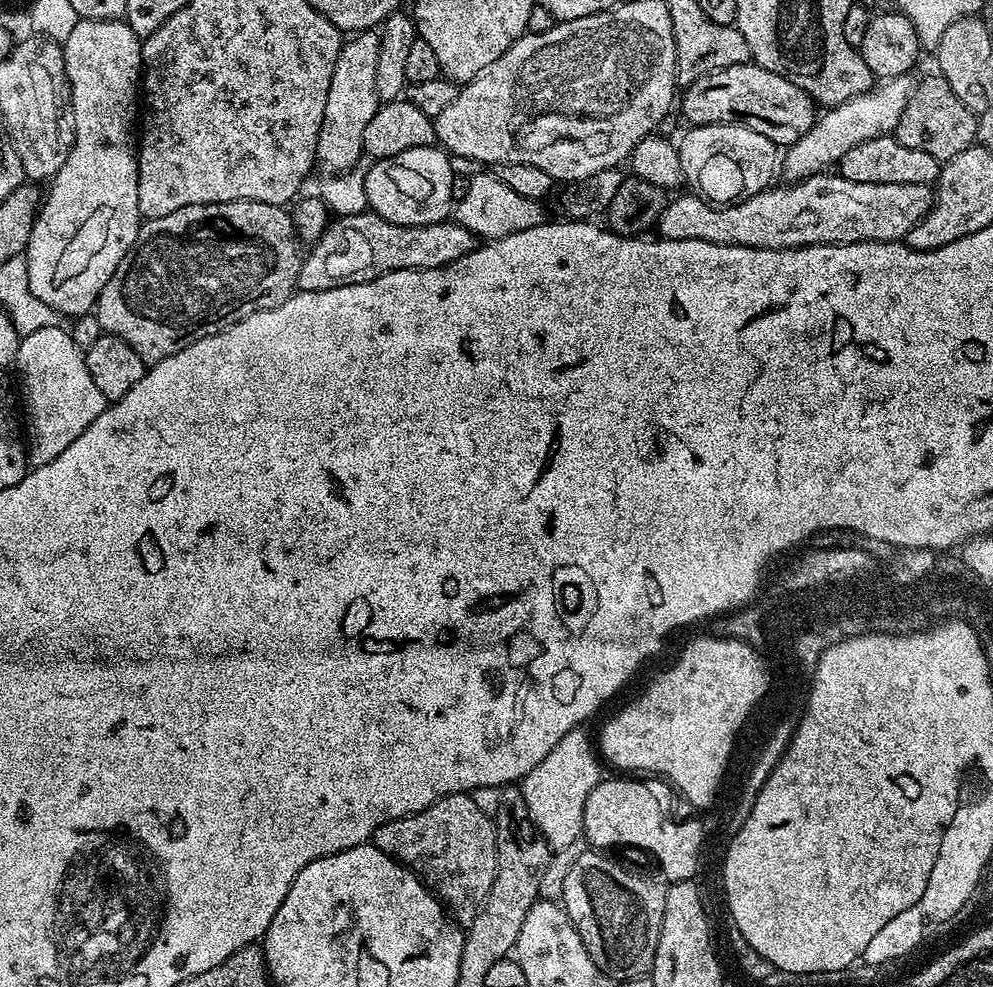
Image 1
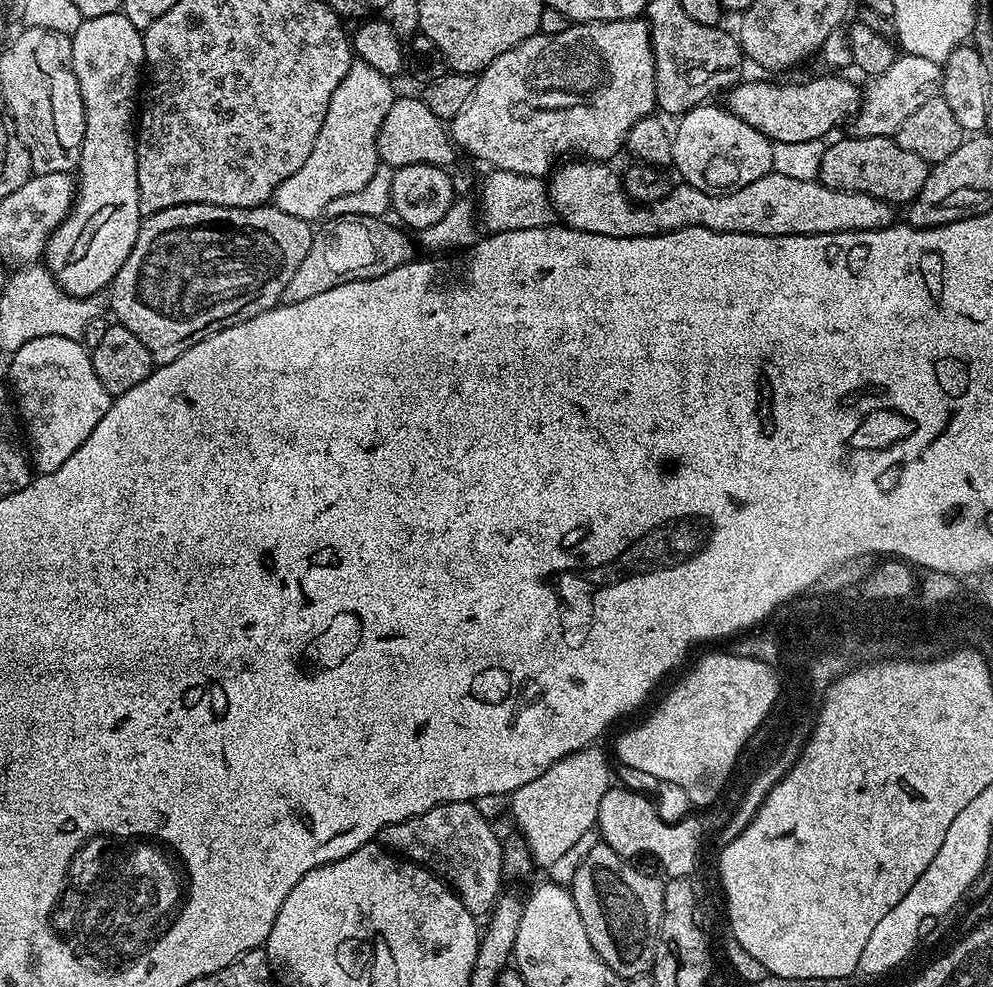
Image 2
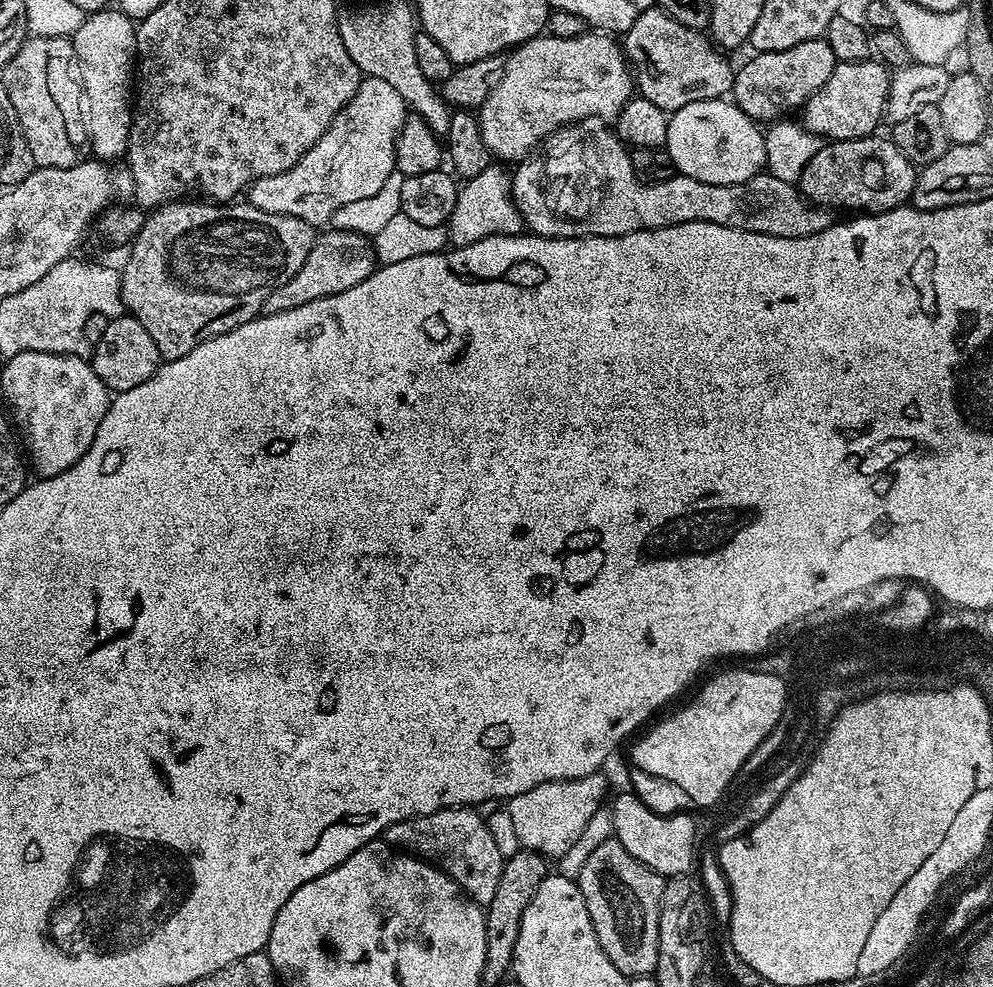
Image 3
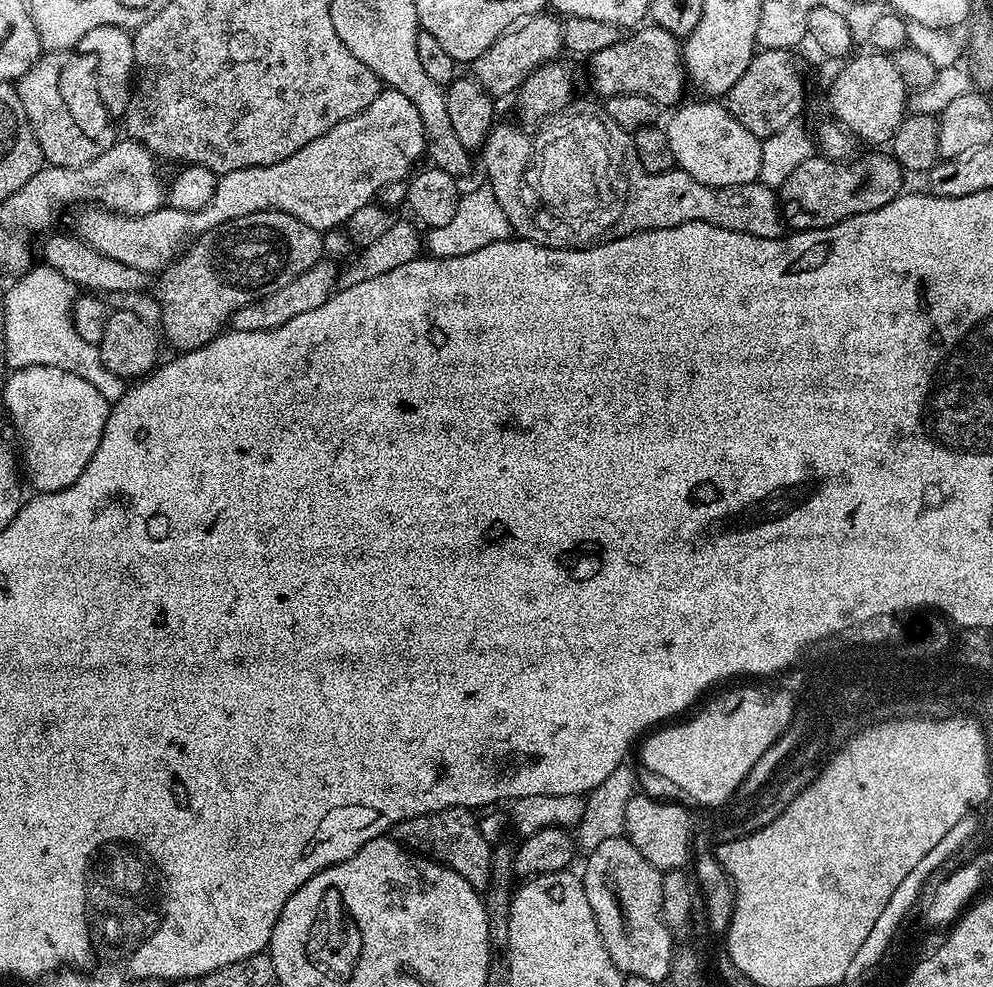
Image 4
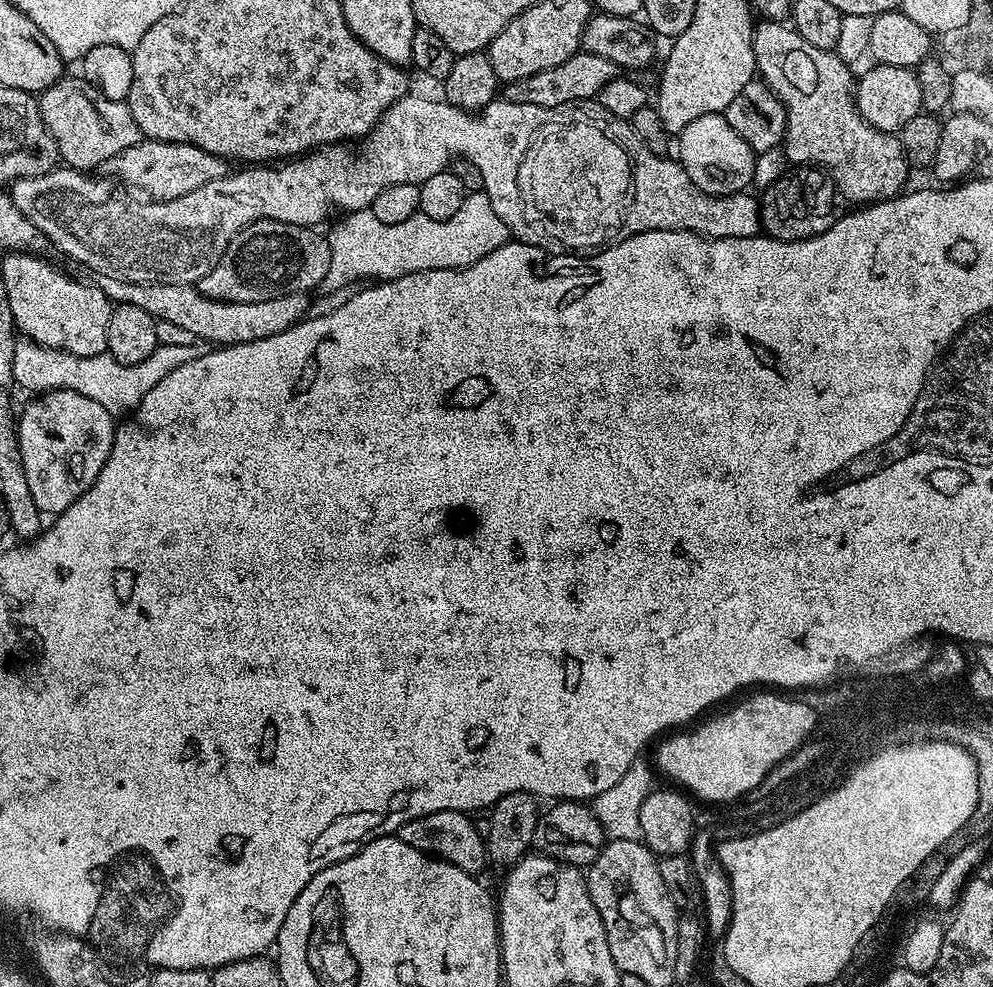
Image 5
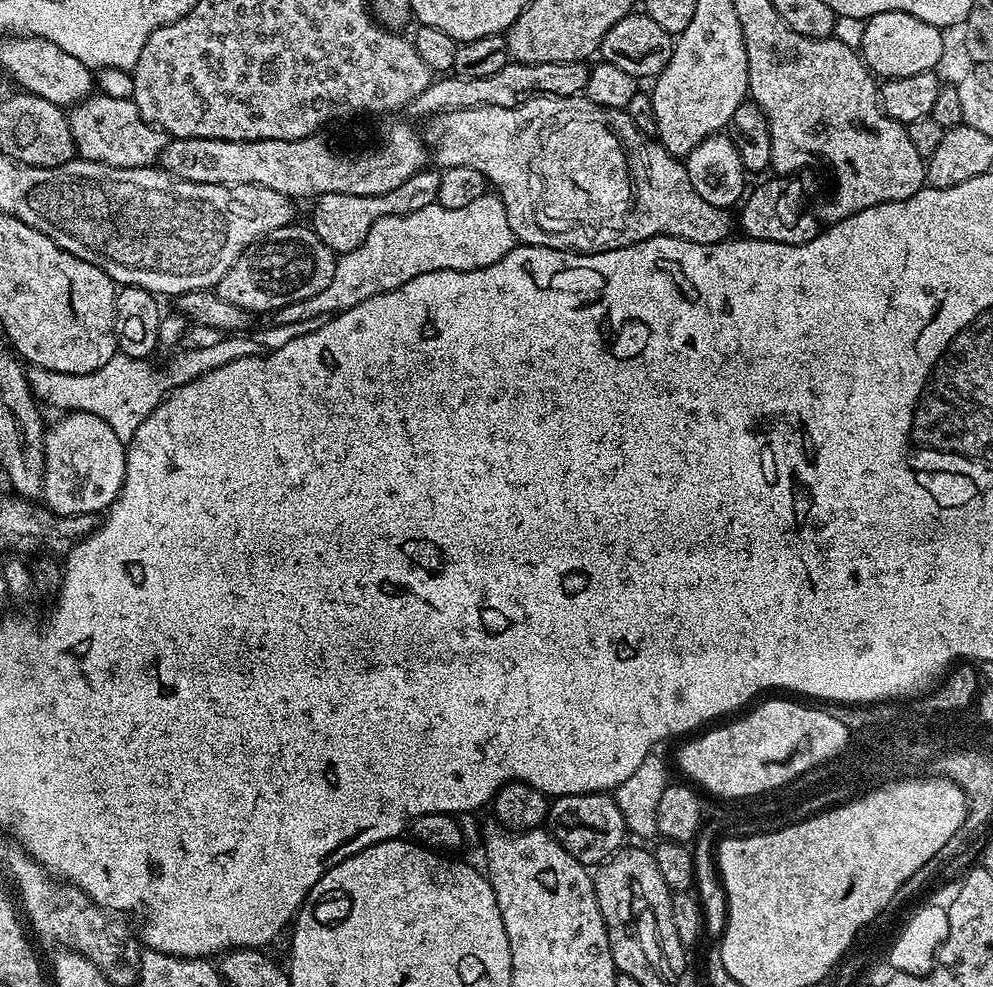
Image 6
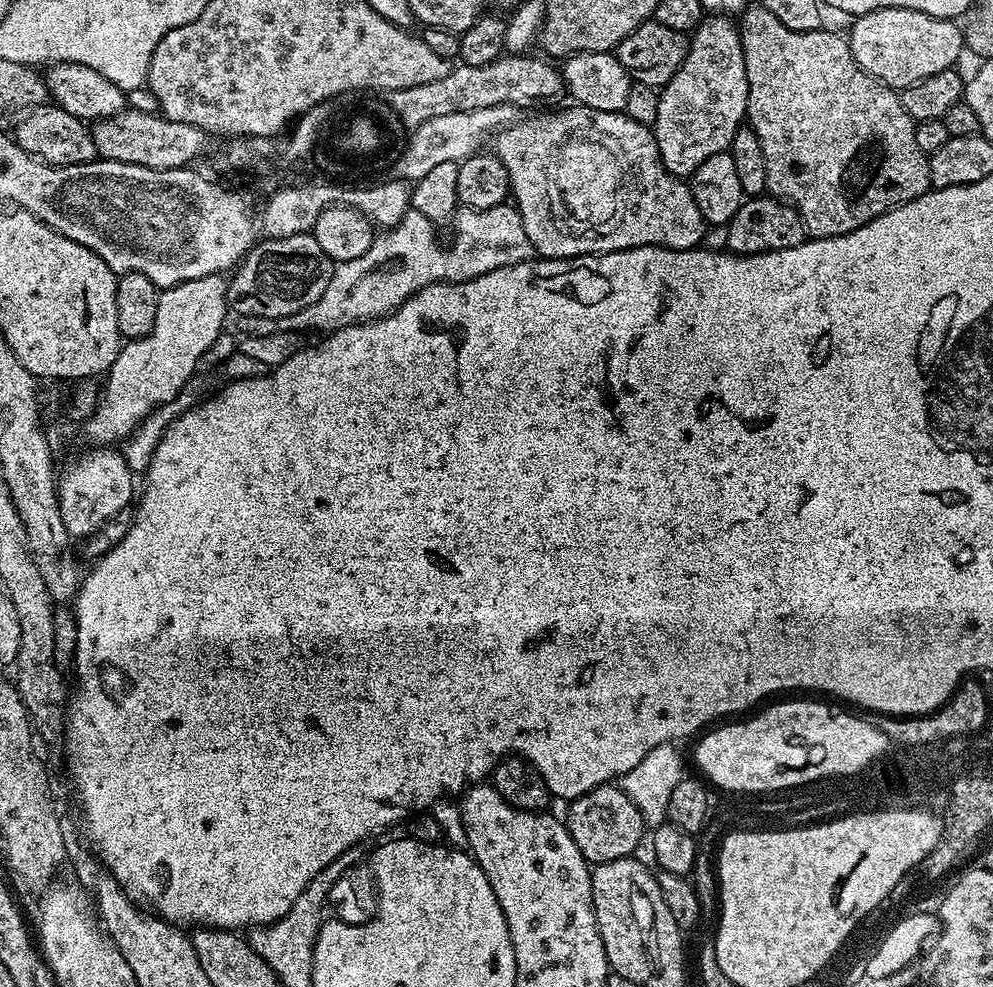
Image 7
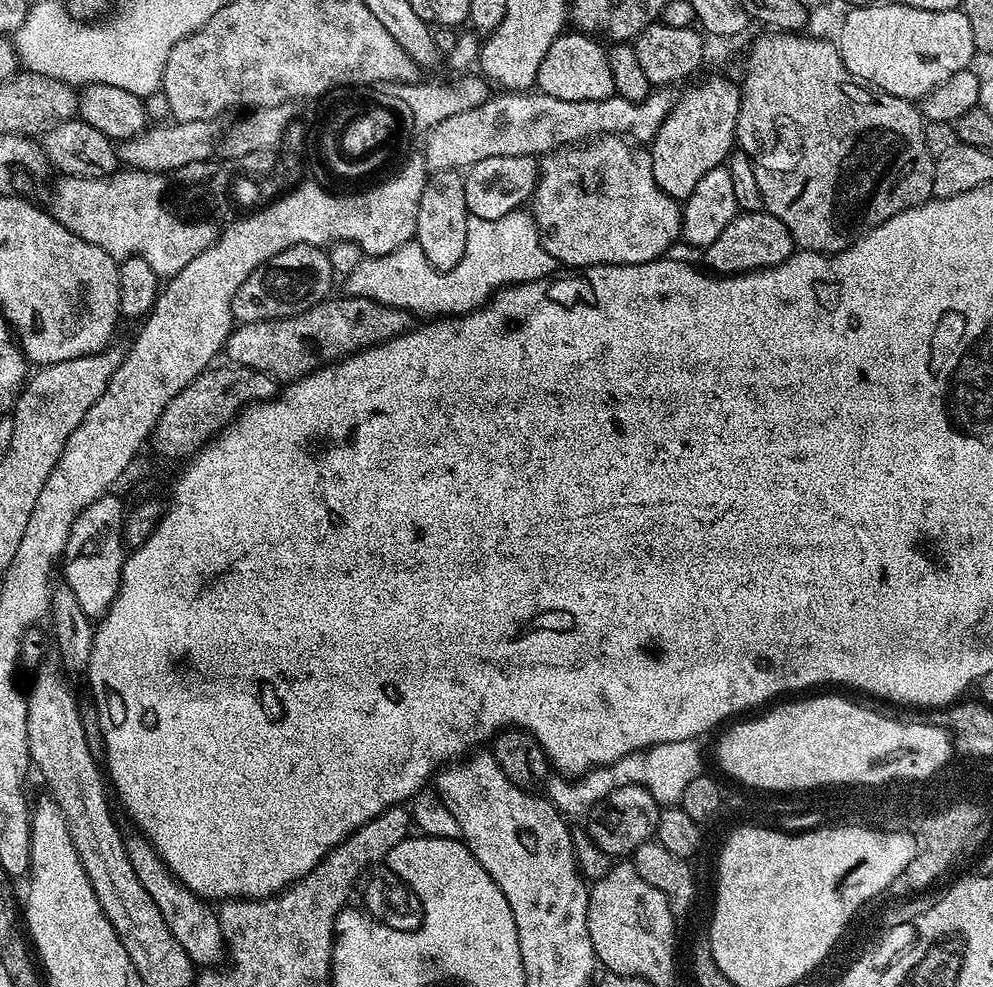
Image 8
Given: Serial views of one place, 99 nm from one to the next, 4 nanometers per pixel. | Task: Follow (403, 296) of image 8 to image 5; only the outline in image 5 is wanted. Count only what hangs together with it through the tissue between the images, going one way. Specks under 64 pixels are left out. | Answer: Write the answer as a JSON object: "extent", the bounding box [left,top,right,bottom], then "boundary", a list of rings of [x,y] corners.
{"extent":[320,191,510,293],"boundary":[[[481,191],[468,192],[458,214],[445,220],[415,214],[404,222],[390,225],[372,210],[349,212],[333,226],[332,233],[327,233],[326,239],[330,246],[330,270],[326,270],[326,278],[320,284],[321,293],[357,282],[402,278],[422,270],[465,268],[509,243],[510,233],[506,222],[490,206],[487,192]]]}

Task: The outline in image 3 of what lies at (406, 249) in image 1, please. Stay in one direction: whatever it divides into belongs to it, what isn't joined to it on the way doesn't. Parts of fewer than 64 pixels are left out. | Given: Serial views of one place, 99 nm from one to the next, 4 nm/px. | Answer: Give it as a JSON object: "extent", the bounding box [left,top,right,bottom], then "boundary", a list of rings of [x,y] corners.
{"extent":[263,228,378,315],"boundary":[[[333,228],[317,235],[310,254],[306,254],[306,262],[298,269],[298,274],[290,278],[270,298],[266,298],[263,315],[278,314],[282,310],[294,310],[294,306],[306,306],[306,302],[314,302],[323,296],[338,294],[342,290],[350,290],[350,286],[358,286],[375,272],[378,267],[373,241],[362,233]]]}

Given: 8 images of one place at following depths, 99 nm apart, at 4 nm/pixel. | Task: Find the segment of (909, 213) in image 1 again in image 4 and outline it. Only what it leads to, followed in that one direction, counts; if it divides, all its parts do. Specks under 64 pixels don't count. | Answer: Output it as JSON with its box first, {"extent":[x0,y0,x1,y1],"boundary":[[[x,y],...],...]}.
{"extent":[482,102,786,248],"boundary":[[[569,102],[559,112],[553,112],[552,115],[543,117],[539,121],[540,129],[537,132],[527,132],[526,129],[515,128],[512,124],[497,123],[493,127],[492,133],[488,135],[488,141],[484,143],[482,157],[484,156],[484,168],[488,171],[487,183],[494,190],[494,198],[498,198],[498,206],[502,206],[513,233],[519,239],[532,240],[536,244],[545,244],[547,248],[586,248],[597,242],[617,240],[620,236],[629,236],[635,232],[649,232],[652,228],[673,228],[686,222],[706,222],[726,230],[734,230],[742,234],[754,234],[758,238],[778,238],[785,235],[786,225],[780,201],[773,189],[759,182],[726,186],[725,188],[711,188],[694,178],[690,178],[690,174],[679,170],[665,172],[663,176],[650,174],[642,166],[642,162],[638,162],[638,150],[634,150],[634,142],[632,141],[633,133],[627,132],[622,126],[618,126],[618,122],[614,122],[614,118],[610,118],[610,114],[604,111],[599,103],[576,103]]]}

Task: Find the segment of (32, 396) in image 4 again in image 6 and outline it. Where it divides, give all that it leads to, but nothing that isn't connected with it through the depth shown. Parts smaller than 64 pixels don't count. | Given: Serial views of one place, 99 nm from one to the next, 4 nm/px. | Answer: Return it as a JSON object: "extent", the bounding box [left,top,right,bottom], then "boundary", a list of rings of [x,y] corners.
{"extent":[43,412,126,515],"boundary":[[[69,412],[61,415],[56,425],[49,427],[44,434],[45,470],[43,503],[49,512],[57,515],[100,514],[116,501],[124,489],[126,474],[126,444],[114,434],[114,430],[102,418],[89,412]]]}

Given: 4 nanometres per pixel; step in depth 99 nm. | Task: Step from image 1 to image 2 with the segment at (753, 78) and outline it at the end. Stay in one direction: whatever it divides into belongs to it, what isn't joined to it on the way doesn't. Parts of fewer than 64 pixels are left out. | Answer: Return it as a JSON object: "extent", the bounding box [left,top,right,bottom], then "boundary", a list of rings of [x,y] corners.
{"extent":[726,74,861,143],"boundary":[[[824,74],[805,84],[771,84],[768,80],[748,80],[737,83],[727,93],[726,107],[746,126],[754,126],[766,139],[778,143],[810,142],[831,137],[839,124],[855,117],[860,109],[861,89],[855,88],[840,74]]]}

